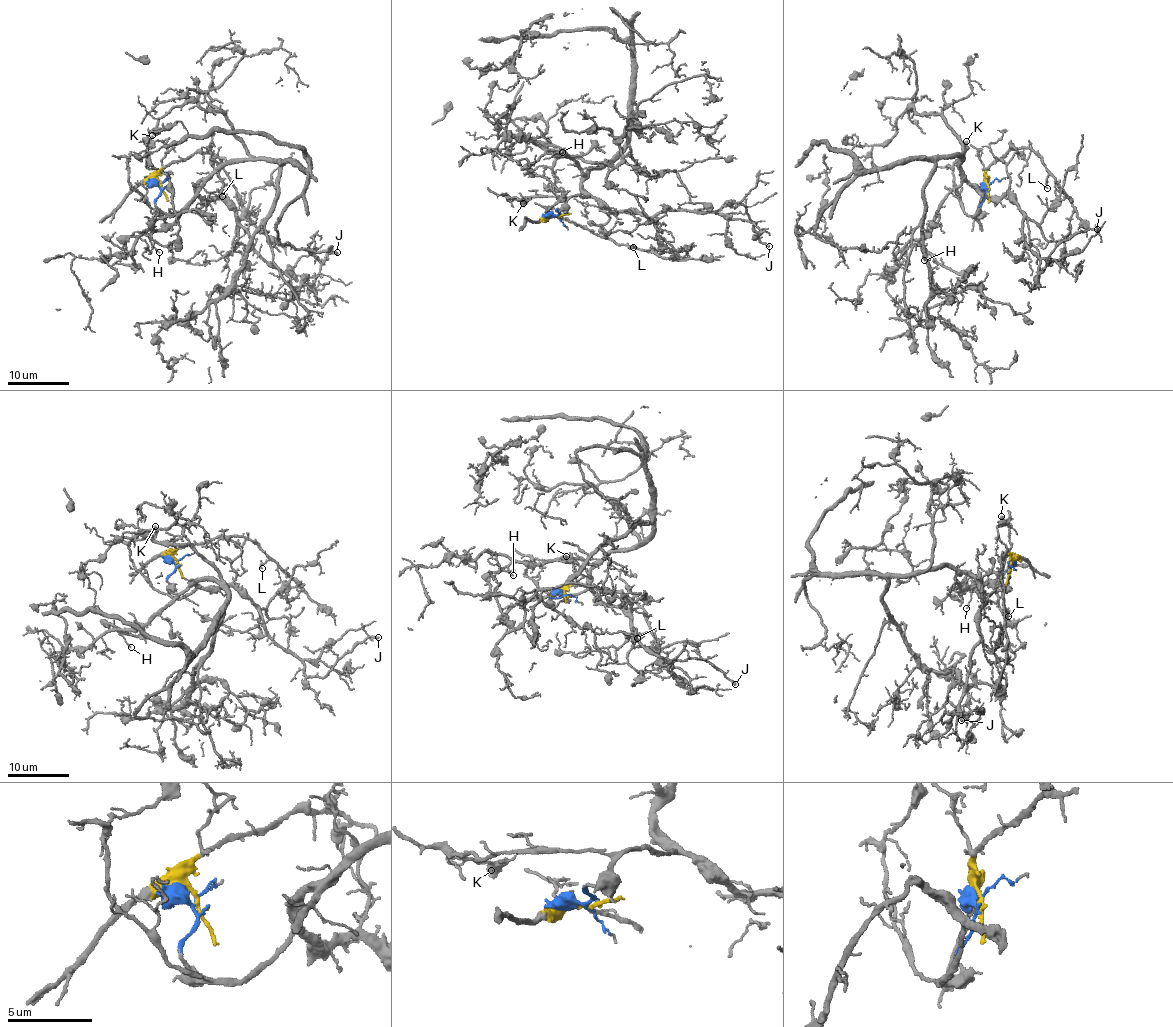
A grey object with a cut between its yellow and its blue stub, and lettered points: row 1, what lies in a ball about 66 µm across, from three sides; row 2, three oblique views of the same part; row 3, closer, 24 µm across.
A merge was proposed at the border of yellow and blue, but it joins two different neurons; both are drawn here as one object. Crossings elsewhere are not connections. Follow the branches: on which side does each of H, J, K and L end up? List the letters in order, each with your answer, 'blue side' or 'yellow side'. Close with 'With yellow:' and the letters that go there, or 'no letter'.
H: blue side
J: blue side
K: blue side
L: yellow side
With yellow: L

